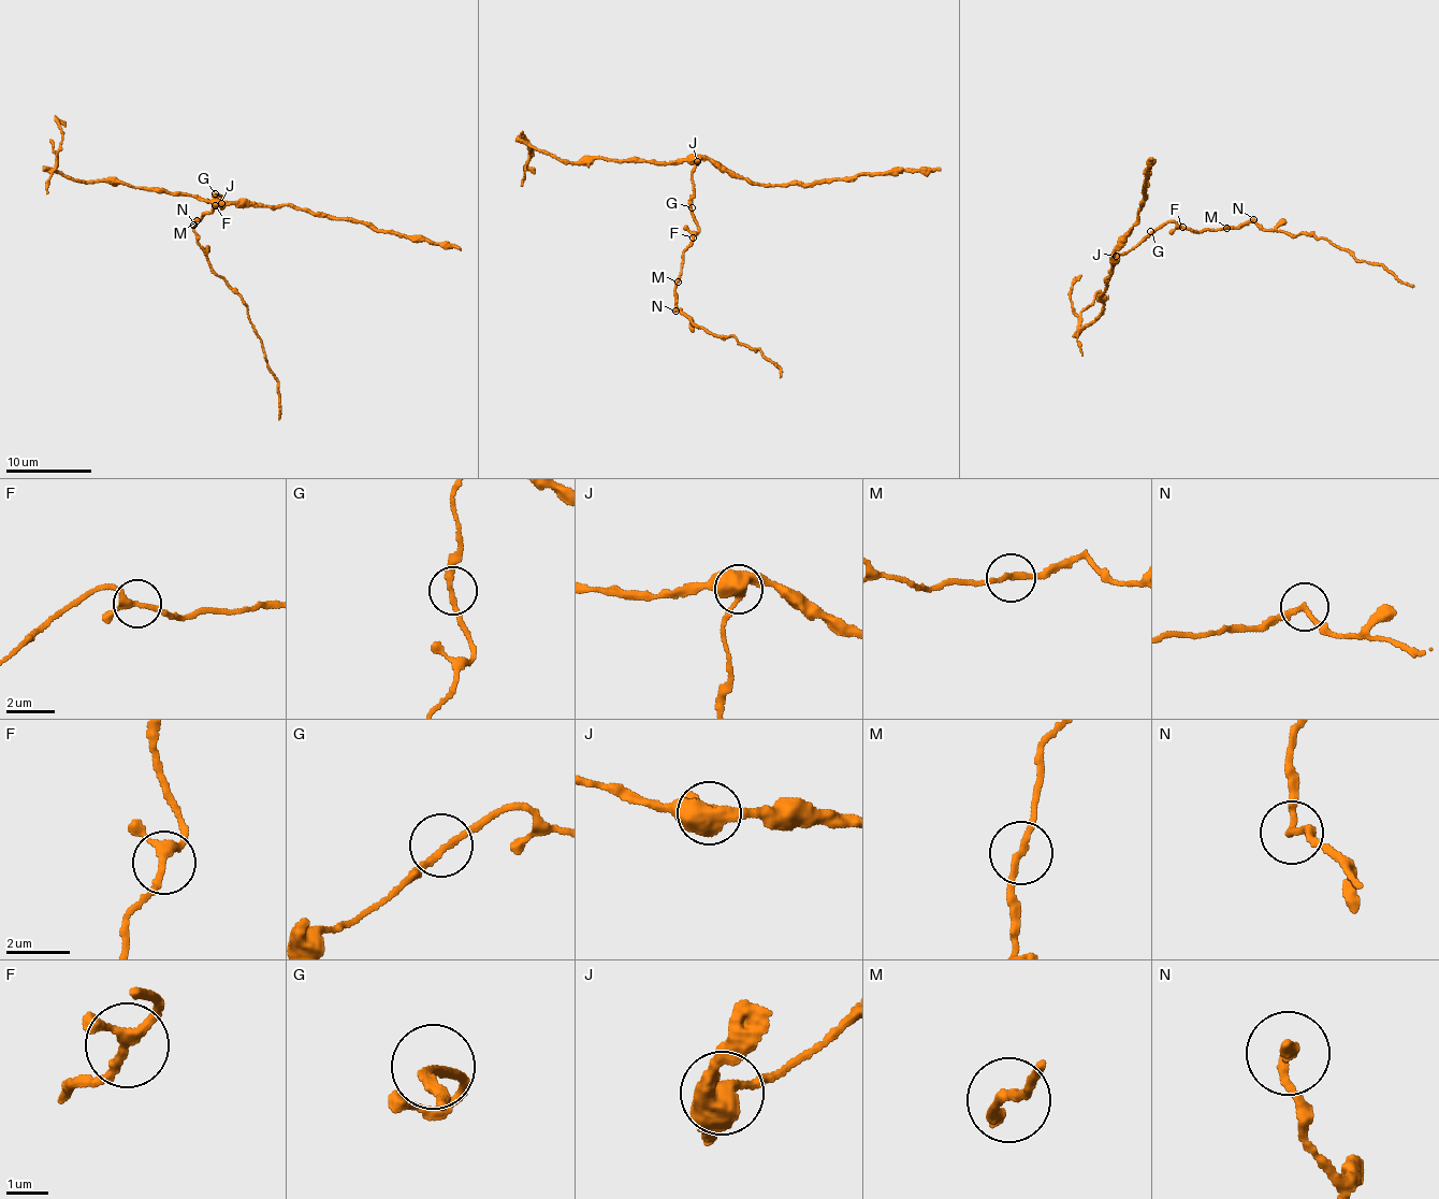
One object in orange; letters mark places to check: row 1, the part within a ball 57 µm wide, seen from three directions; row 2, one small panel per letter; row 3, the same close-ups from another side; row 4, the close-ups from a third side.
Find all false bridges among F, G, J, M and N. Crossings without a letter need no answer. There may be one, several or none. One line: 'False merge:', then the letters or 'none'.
False merge: J, N

